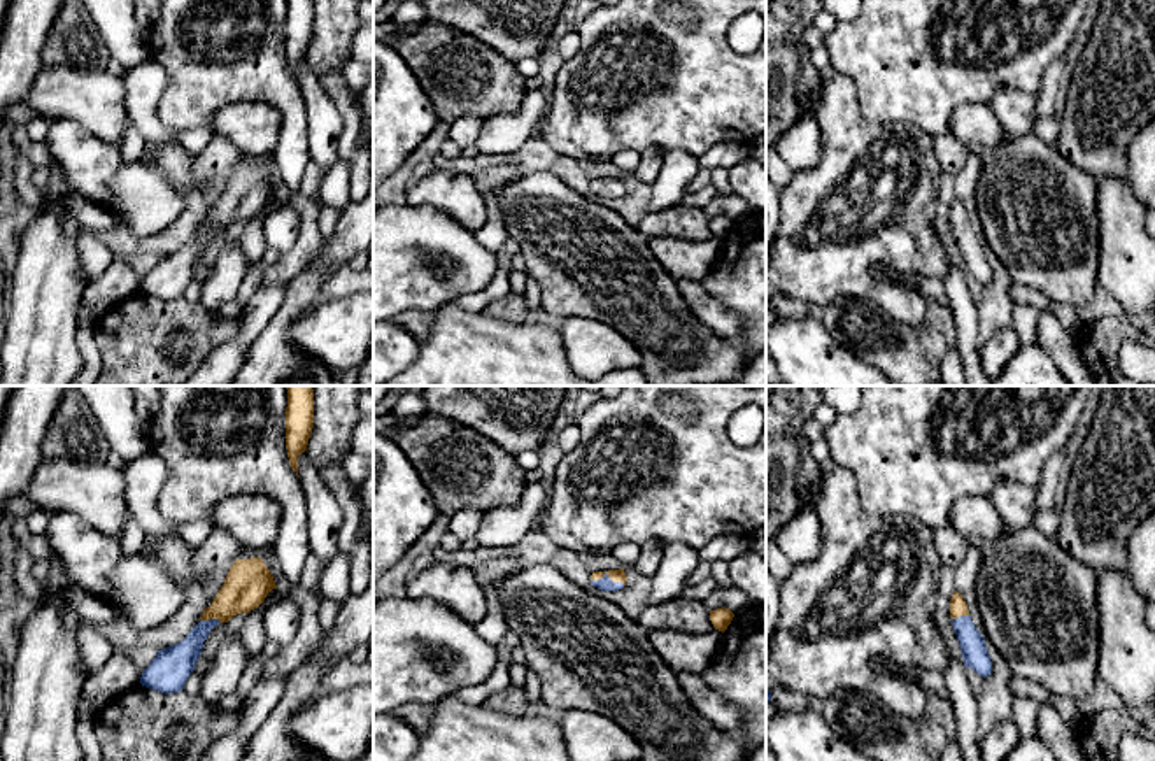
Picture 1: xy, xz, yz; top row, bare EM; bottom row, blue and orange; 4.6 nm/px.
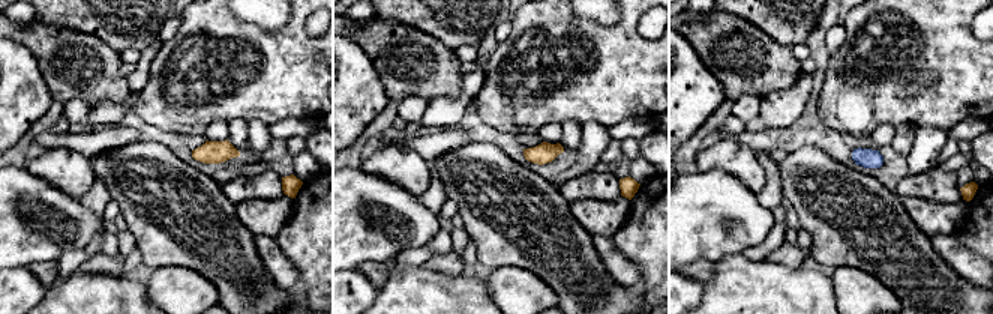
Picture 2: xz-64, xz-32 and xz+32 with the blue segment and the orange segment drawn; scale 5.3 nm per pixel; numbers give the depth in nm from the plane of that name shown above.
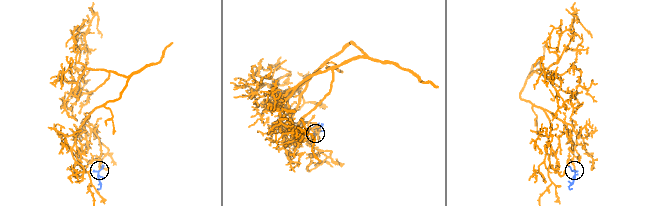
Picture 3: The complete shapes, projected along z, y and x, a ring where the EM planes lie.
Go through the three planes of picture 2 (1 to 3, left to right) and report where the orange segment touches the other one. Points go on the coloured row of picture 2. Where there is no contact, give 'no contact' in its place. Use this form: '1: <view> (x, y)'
1: no contact
2: no contact
3: no contact

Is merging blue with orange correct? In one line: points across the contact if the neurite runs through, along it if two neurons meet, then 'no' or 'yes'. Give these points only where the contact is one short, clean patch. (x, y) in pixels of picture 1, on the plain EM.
way xz (605, 192), (607, 183), (617, 183); yes

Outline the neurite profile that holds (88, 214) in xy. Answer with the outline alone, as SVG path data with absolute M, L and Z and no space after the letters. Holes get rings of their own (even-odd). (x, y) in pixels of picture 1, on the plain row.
M75 191L70 195L70 212L82 228L112 230L123 226L117 216L95 205L93 202L86 200L82 195Z

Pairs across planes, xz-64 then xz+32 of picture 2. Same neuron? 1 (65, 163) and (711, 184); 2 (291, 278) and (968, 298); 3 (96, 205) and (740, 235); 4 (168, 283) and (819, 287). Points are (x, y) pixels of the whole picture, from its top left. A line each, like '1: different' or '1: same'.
1: different
2: different
3: different
4: different

